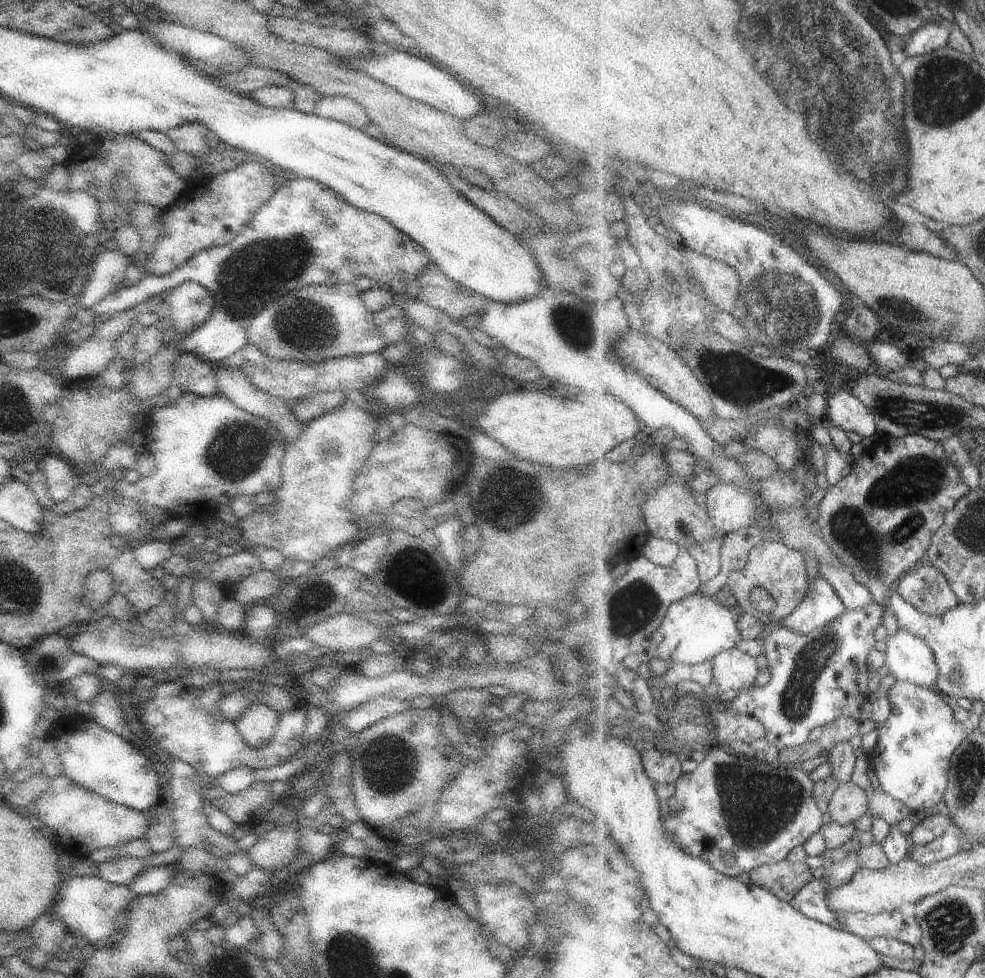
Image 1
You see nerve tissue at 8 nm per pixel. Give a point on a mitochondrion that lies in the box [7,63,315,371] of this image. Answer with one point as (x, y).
(52, 247)

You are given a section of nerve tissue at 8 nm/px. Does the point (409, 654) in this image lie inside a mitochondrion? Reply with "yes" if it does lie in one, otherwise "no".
no

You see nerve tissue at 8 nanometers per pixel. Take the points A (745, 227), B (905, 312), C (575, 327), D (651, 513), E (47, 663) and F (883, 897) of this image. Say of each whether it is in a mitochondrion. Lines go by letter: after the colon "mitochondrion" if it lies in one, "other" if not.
A: other
B: mitochondrion
C: mitochondrion
D: other
E: other
F: mitochondrion

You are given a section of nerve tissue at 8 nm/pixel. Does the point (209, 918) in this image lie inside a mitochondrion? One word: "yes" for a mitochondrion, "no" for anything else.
no

